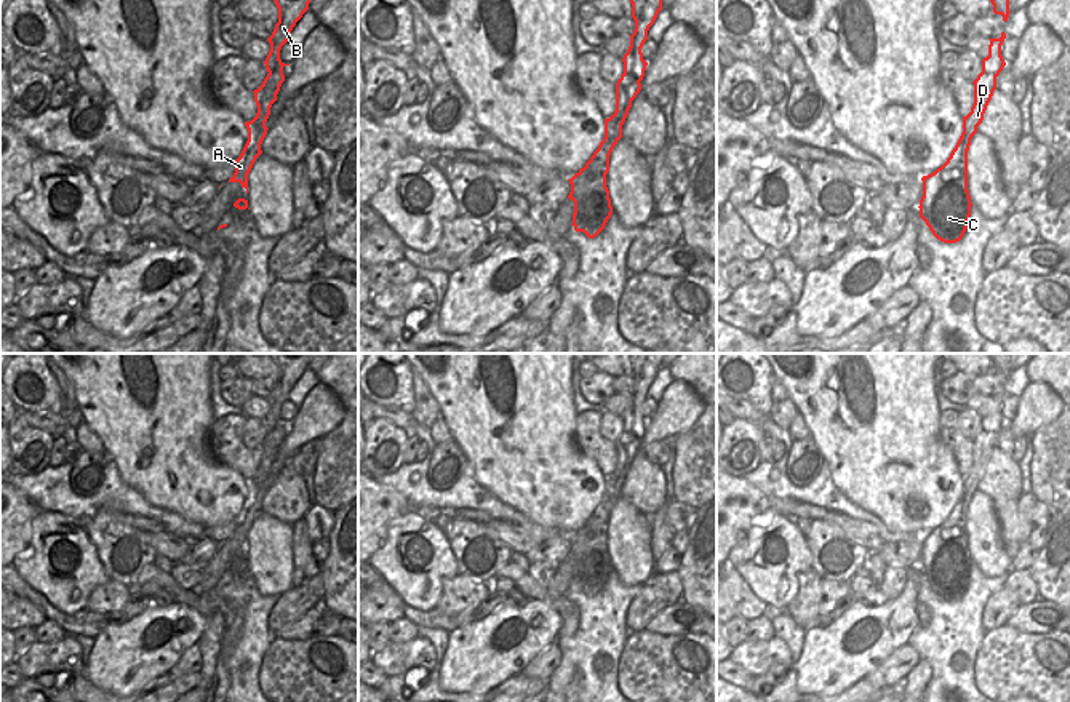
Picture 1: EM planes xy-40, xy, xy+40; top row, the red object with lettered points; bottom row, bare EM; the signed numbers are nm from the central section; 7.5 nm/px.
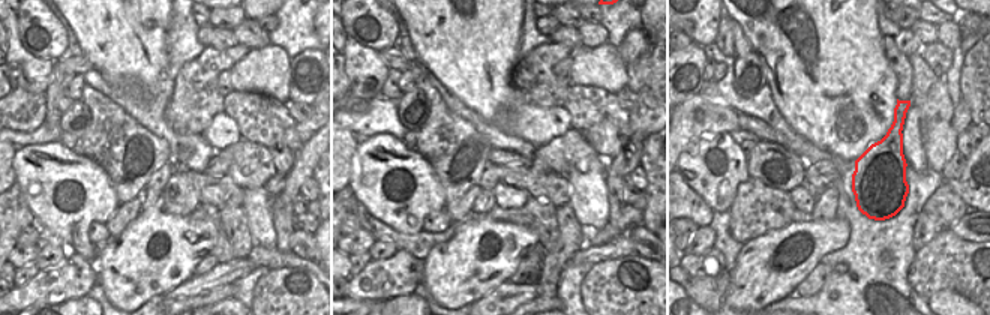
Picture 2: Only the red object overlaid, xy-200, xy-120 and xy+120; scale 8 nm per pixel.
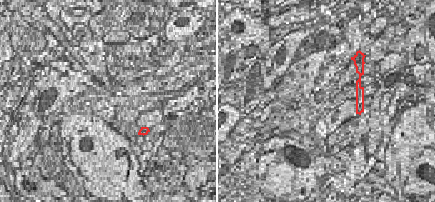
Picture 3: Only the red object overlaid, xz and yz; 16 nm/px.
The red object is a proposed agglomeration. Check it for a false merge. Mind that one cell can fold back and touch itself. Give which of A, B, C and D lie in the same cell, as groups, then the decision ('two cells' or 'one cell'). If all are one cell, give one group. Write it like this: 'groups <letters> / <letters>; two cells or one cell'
groups A B C D; one cell

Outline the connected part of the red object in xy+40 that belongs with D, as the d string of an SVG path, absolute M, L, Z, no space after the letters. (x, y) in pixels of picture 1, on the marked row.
M1004 32L1000 38L990 38L988 56L982 59L982 72L972 82L974 104L971 112L963 117L963 133L955 149L940 168L921 177L920 217L944 243L960 241L968 229L972 206L968 190L968 150L996 90L996 77L1006 66L1001 56L1004 38Z

